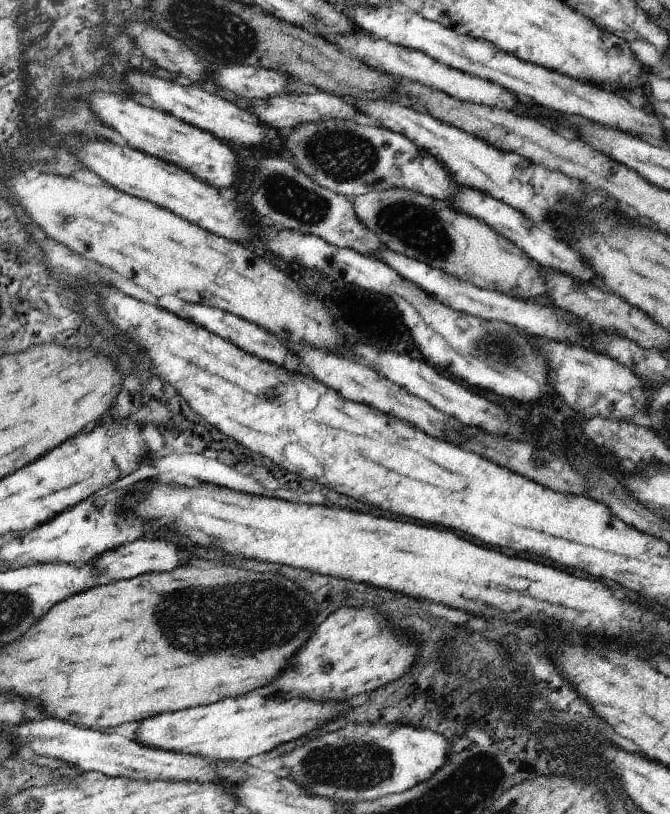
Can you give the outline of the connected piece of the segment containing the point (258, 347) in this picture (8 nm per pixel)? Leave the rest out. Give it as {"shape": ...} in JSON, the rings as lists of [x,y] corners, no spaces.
{"shape":[[[185,303],[185,312],[187,312],[189,320],[195,320],[195,324],[203,324],[203,328],[207,328],[216,336],[223,336],[223,340],[231,340],[231,344],[239,344],[239,348],[243,348],[243,352],[251,352],[253,356],[259,356],[261,360],[271,360],[273,364],[283,364],[283,368],[291,368],[291,372],[299,370],[299,360],[289,350],[285,350],[285,346],[274,335],[267,334],[259,326],[205,304]]]}

